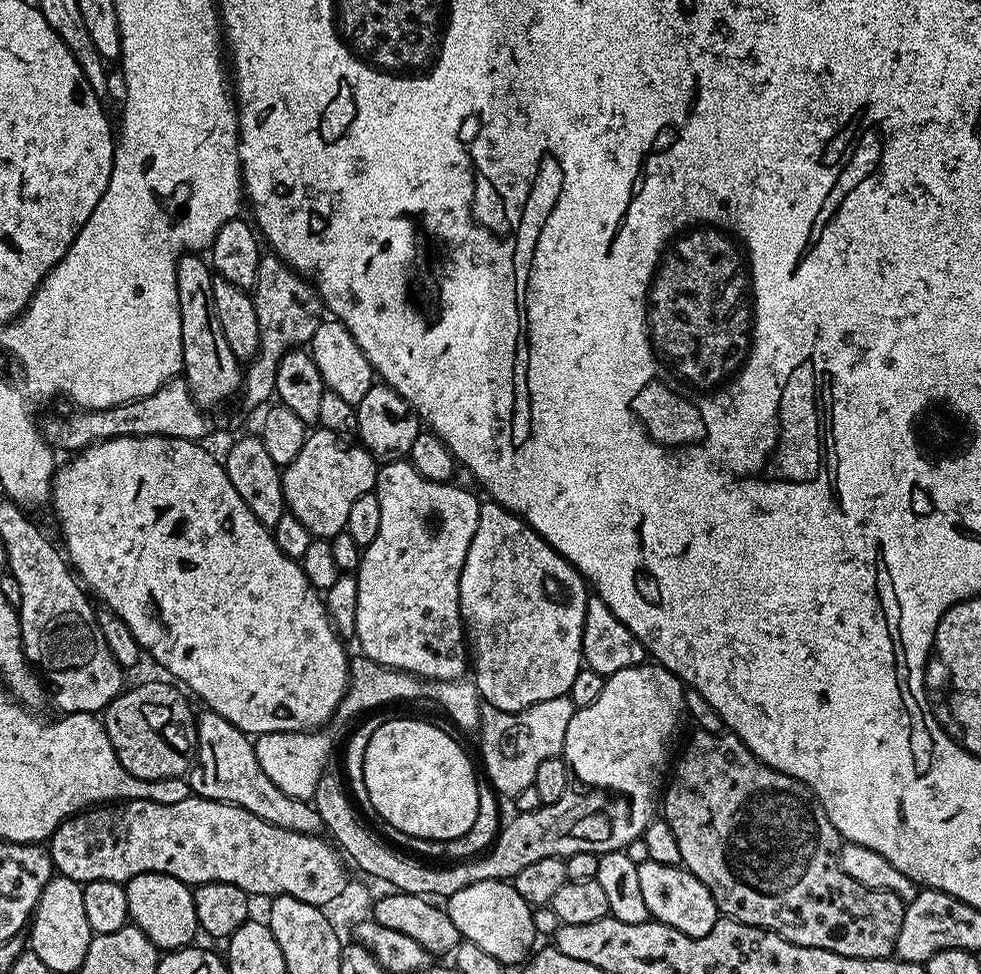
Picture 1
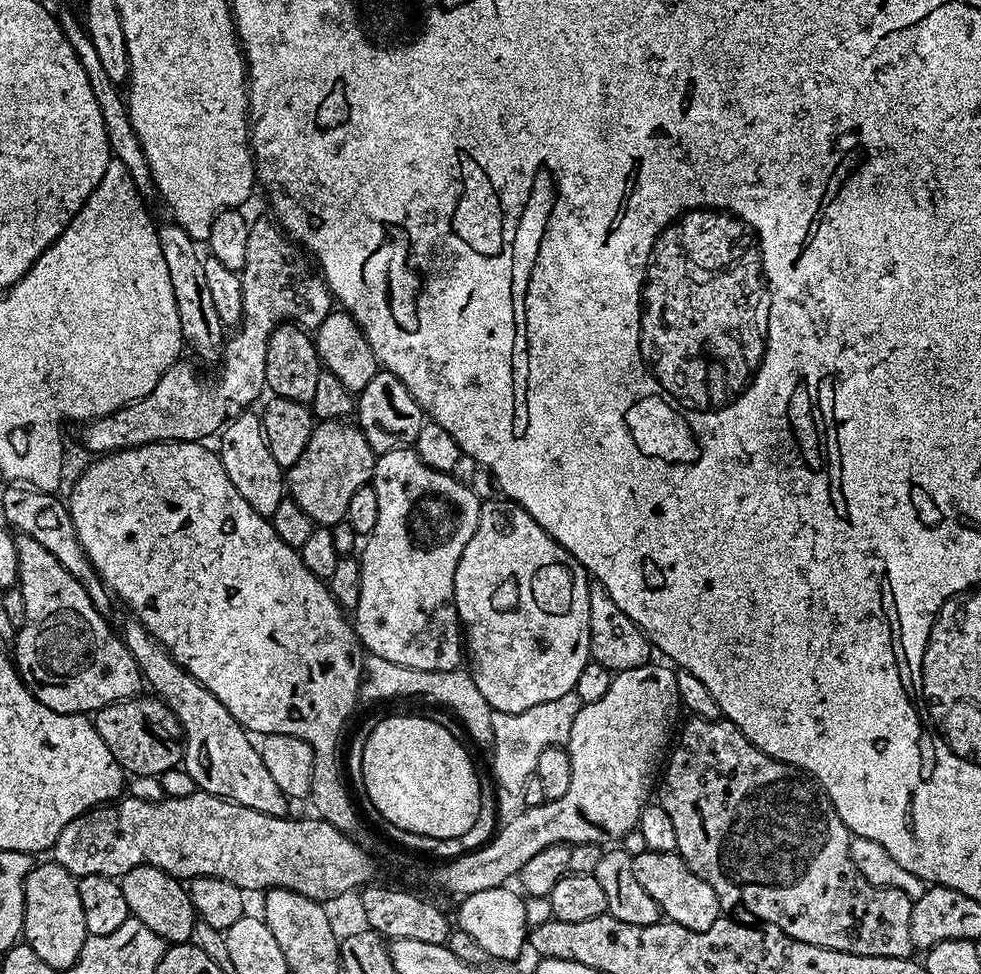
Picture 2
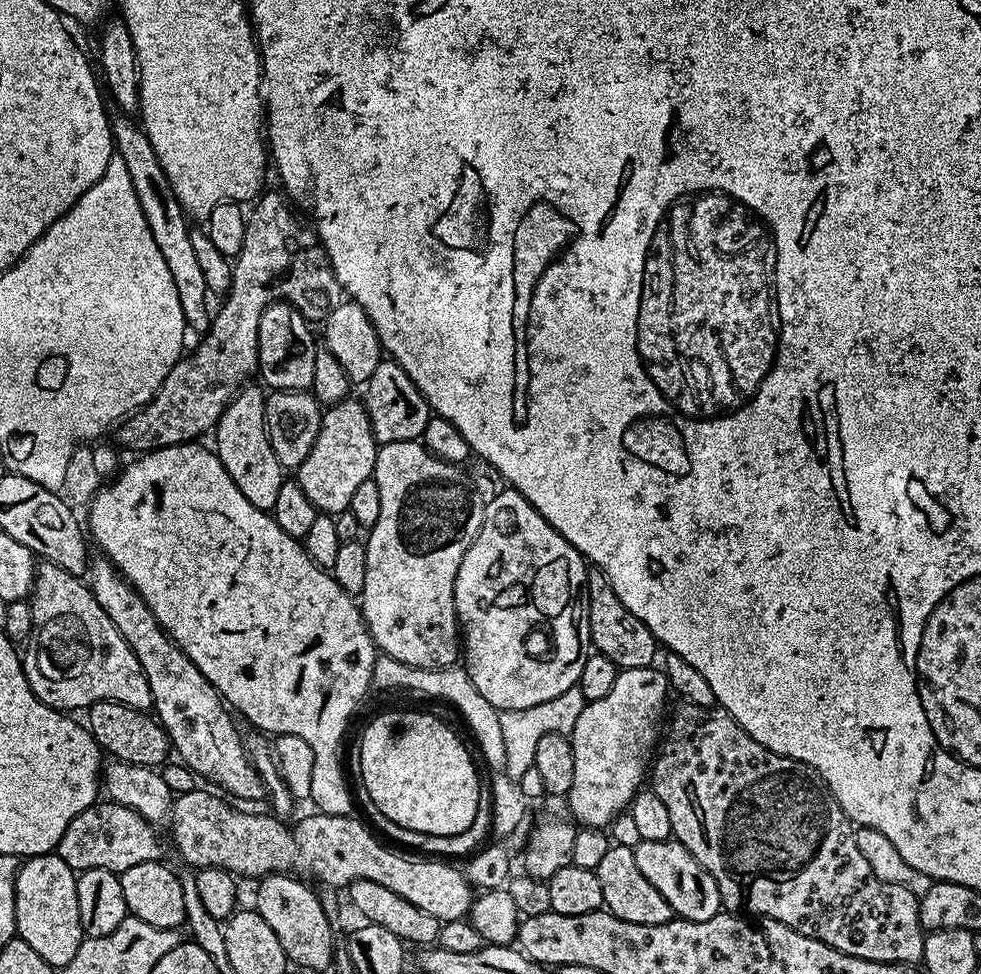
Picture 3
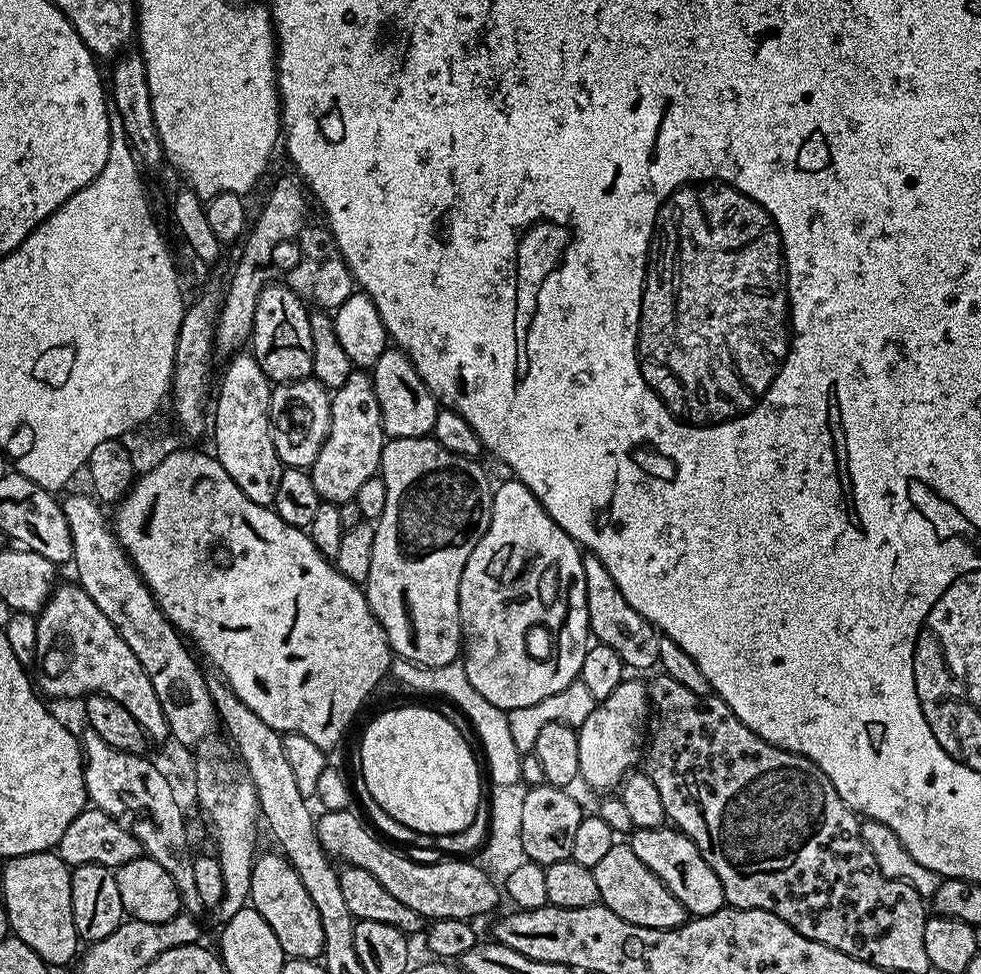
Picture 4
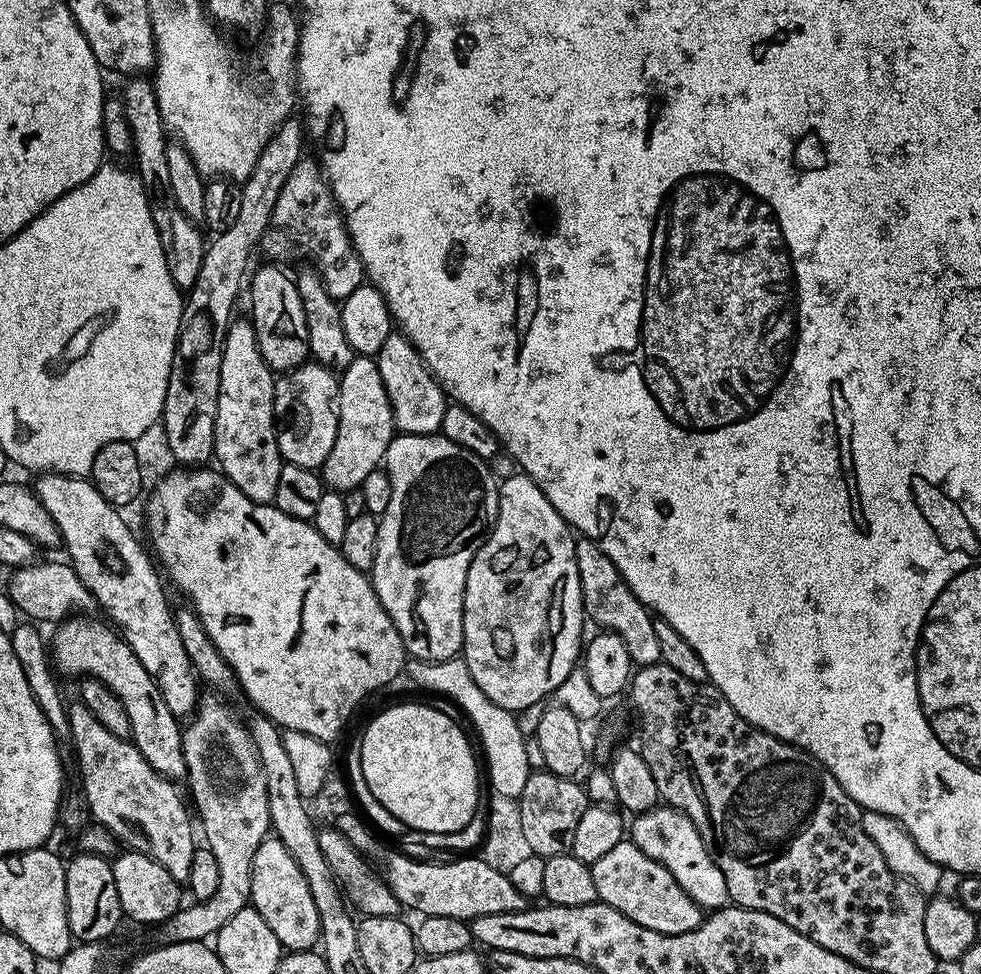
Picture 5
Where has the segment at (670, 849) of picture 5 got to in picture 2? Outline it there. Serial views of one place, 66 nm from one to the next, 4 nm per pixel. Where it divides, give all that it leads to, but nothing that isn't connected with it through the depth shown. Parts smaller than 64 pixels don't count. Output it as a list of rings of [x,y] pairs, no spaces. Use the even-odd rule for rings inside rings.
[[[643,852],[632,857],[634,878],[638,878],[642,890],[658,902],[661,913],[671,923],[686,926],[686,930],[705,932],[714,926],[714,922],[721,919],[722,909],[714,890],[676,852]]]

